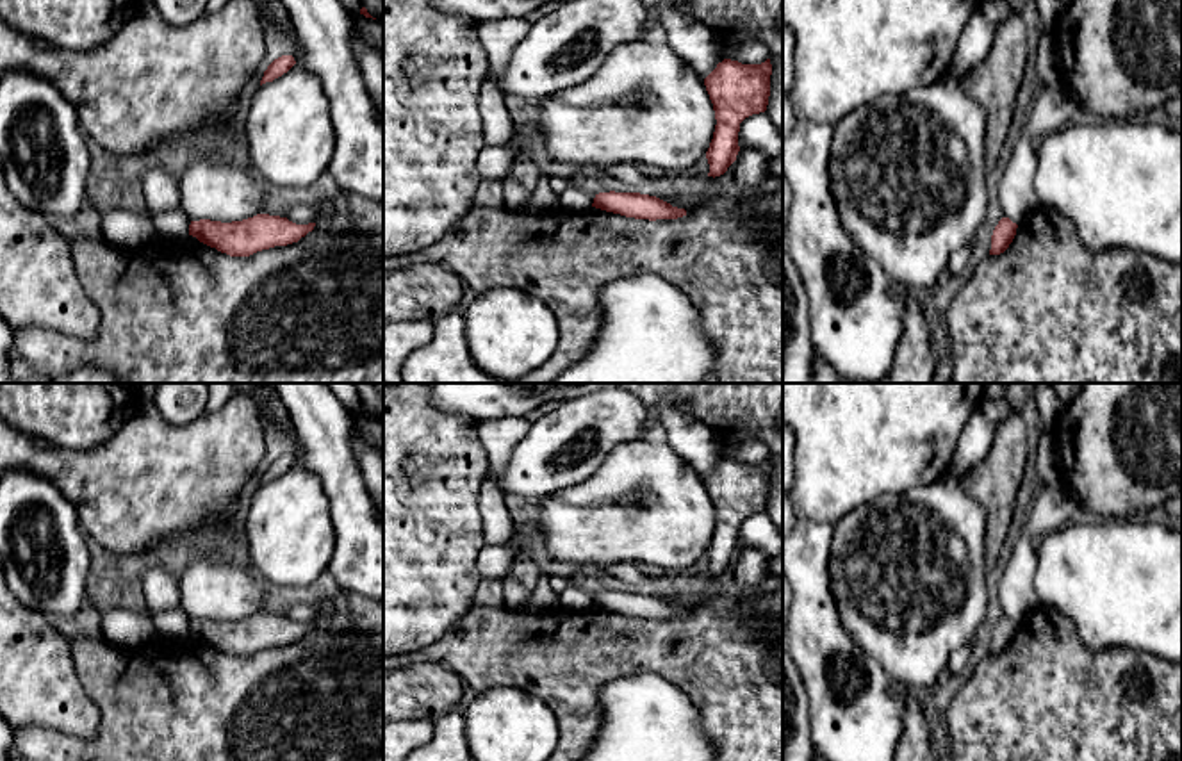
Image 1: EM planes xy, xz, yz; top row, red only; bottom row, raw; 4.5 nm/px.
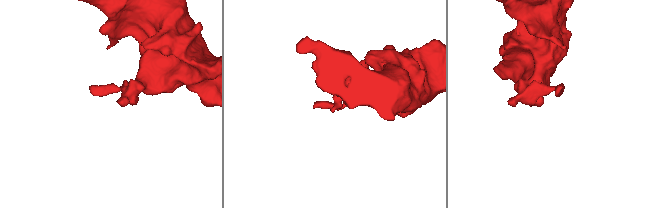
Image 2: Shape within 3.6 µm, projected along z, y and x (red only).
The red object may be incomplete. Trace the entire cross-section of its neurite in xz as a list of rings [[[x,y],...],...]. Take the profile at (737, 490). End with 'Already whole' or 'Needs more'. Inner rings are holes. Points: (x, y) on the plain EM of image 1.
[[[724,458],[704,478],[706,490],[715,510],[715,531],[706,551],[710,563],[708,576],[720,576],[736,560],[740,551],[740,522],[767,510],[770,495],[772,463],[742,463]]]. Already whole

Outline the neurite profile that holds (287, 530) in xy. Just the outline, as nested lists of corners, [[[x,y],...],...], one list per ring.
[[[294,463],[251,495],[242,531],[255,570],[280,586],[307,586],[330,567],[335,529],[317,474]]]

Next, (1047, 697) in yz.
[[[1039,604],[1004,652],[977,663],[947,718],[952,761],[1182,761],[1182,663],[1125,647],[1091,651],[1066,615]]]

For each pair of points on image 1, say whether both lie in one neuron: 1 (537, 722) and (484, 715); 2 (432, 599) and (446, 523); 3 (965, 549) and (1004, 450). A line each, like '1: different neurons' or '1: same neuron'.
1: same neuron
2: same neuron
3: different neurons

